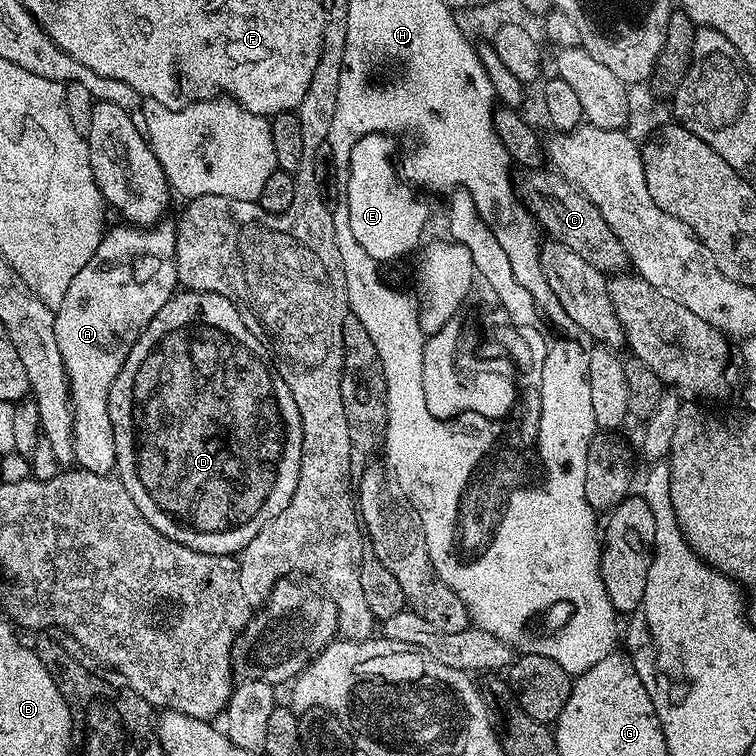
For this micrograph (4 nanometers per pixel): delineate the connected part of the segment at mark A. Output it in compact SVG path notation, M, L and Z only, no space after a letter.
M175 223L123 227L105 231L94 258L78 270L66 298L54 309L54 338L62 350L68 393L72 395L74 460L83 471L103 476L116 472L114 426L110 422L112 383L140 333L178 288Z

